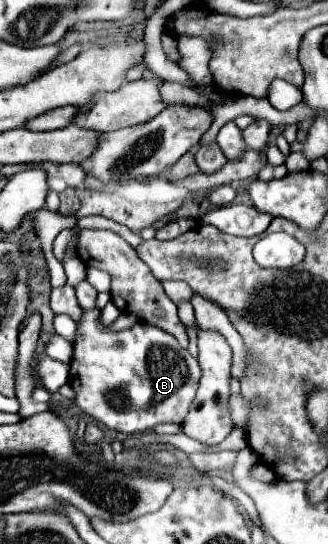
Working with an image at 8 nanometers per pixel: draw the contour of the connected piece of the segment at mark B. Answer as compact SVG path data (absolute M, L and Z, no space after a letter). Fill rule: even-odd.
M85 310L77 324L77 338L73 348L75 354L71 360L69 384L77 392L75 402L87 416L101 422L105 428L123 434L143 434L151 432L157 424L181 424L185 420L185 414L189 412L189 406L197 394L201 368L197 358L181 348L171 334L143 322L137 322L135 326L121 332L107 332L105 326L99 324L99 310Z

